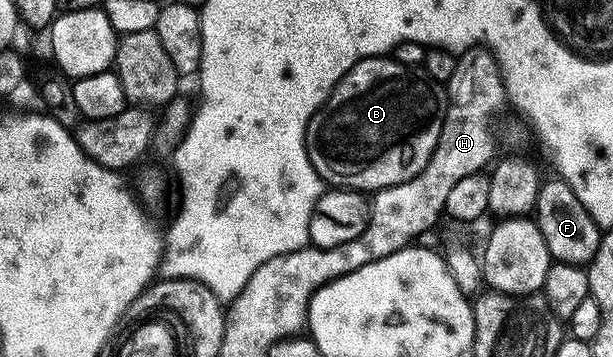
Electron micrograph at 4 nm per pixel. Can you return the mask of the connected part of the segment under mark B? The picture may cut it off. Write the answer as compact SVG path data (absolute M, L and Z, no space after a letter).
M391 56L363 58L333 88L322 108L309 120L307 155L324 183L335 188L378 192L413 180L413 176L429 164L446 115L447 100L440 83L431 81L418 69L403 66Z

